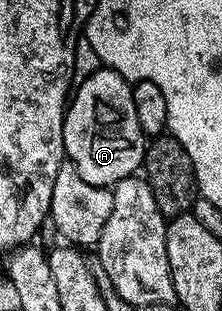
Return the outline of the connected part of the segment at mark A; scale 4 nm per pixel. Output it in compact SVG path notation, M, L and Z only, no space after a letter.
M96 67L96 70L78 85L75 86L64 111L64 152L67 160L71 161L78 171L78 175L86 179L86 183L114 186L122 179L133 176L144 163L146 138L142 127L138 127L132 85L122 75L107 67Z

